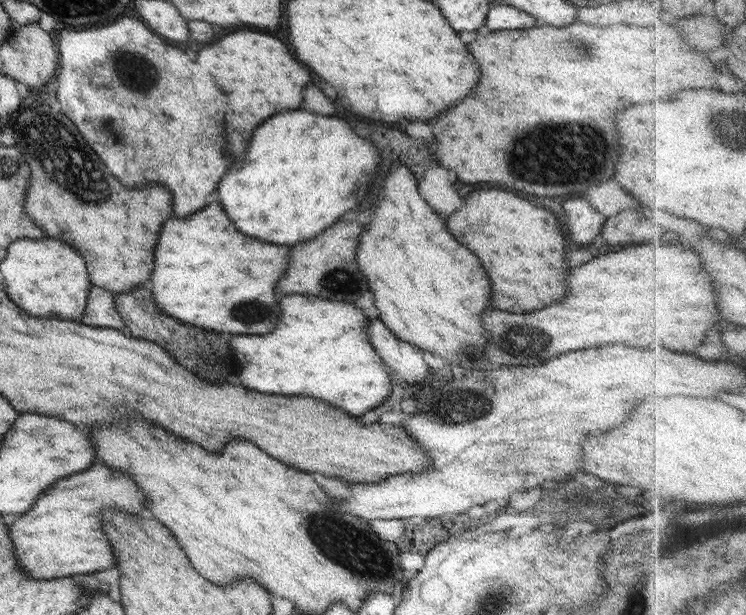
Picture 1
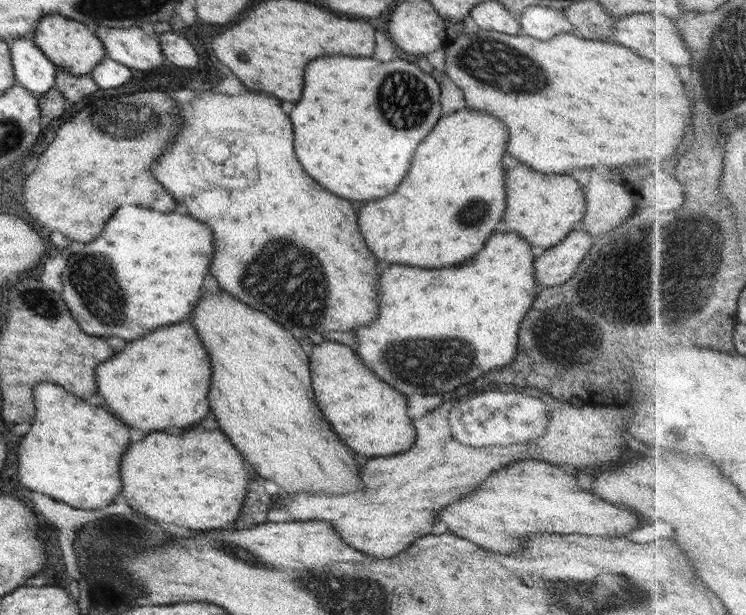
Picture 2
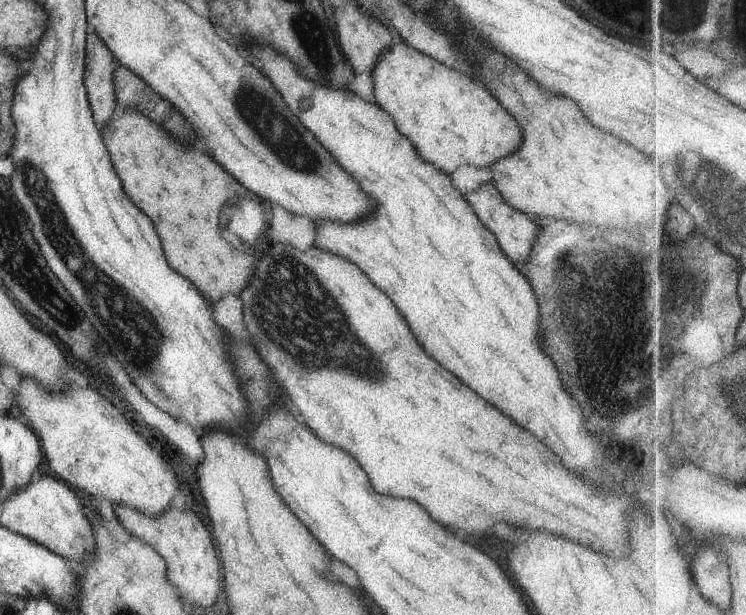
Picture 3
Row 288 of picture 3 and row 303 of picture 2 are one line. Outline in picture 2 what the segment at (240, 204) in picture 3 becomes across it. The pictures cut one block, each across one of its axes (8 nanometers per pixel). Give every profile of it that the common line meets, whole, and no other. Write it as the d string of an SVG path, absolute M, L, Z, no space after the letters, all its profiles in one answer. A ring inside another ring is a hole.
M226 292L218 296L204 294L196 304L192 324L212 358L210 402L219 429L262 478L272 480L289 496L299 492L323 492L332 496L363 490L364 483L358 472L360 462L368 458L348 450L348 446L340 442L336 432L332 432L330 424L324 420L312 392L309 356L286 328L266 314L240 304Z

